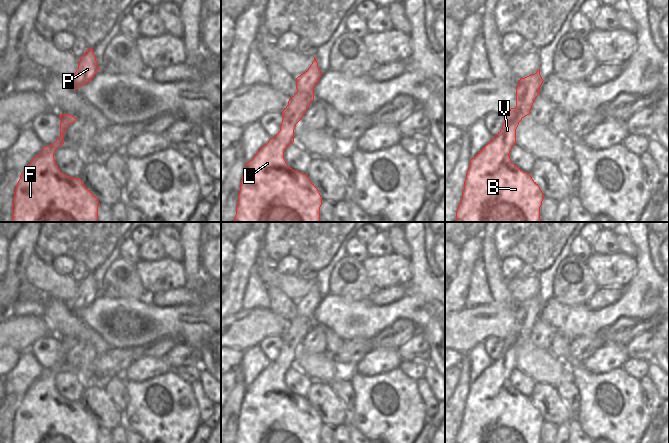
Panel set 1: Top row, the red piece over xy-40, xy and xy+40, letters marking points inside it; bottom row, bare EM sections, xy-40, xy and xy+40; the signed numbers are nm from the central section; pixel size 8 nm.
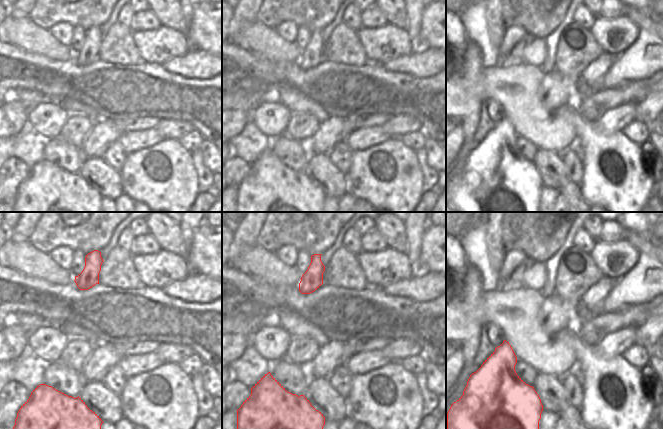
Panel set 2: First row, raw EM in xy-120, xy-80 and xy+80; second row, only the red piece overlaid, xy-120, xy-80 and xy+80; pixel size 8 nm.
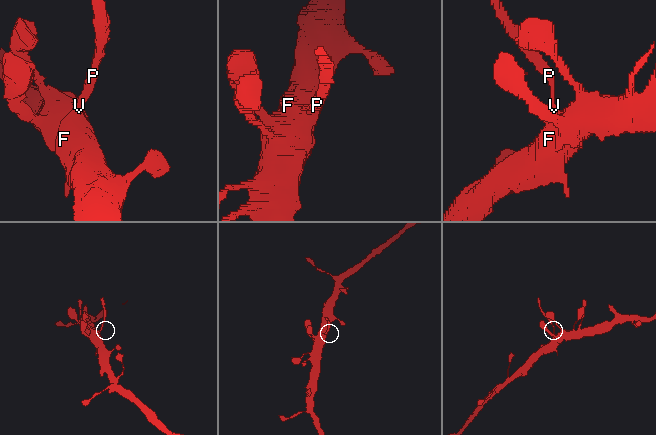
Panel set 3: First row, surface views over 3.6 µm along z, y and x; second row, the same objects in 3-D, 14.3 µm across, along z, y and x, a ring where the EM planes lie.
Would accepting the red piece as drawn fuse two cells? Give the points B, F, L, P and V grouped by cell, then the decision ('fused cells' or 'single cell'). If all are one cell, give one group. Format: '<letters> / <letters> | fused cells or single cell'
B F L V / P | fused cells

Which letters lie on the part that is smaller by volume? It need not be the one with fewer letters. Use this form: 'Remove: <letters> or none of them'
Remove: P

